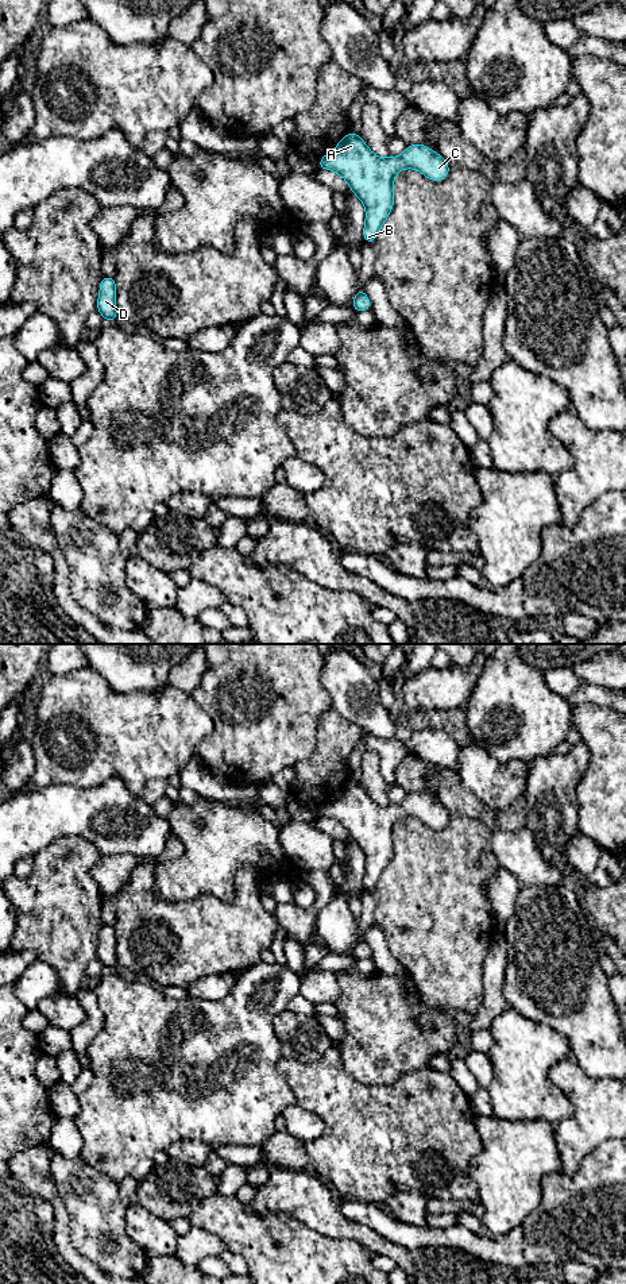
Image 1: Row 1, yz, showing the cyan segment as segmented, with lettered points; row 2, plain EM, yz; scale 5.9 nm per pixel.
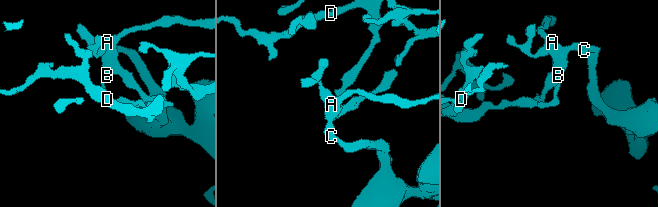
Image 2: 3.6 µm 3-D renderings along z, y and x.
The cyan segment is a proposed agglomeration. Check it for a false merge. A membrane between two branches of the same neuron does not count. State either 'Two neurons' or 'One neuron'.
Two neurons

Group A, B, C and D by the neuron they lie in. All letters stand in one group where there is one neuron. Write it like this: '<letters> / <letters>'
A B C / D

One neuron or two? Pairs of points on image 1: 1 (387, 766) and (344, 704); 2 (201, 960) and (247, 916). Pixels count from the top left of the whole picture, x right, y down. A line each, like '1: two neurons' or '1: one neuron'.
1: two neurons
2: one neuron

